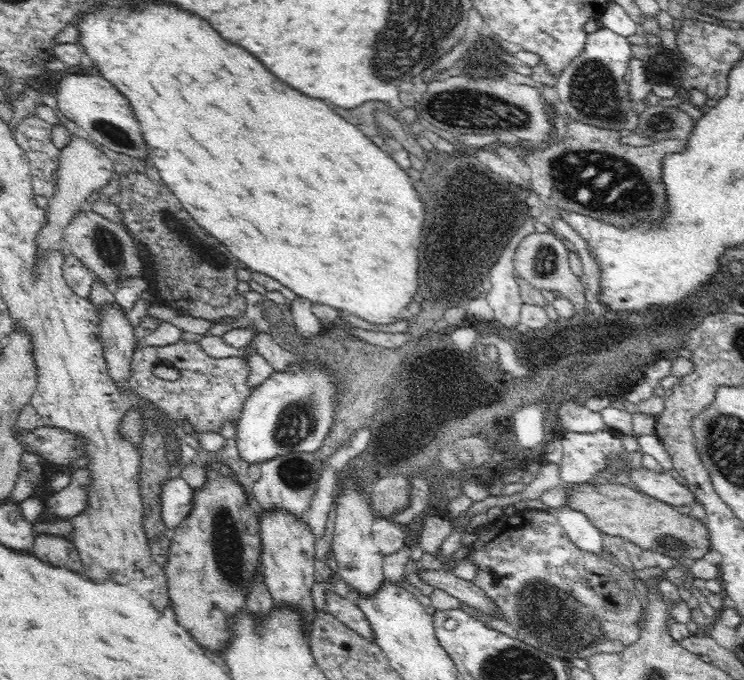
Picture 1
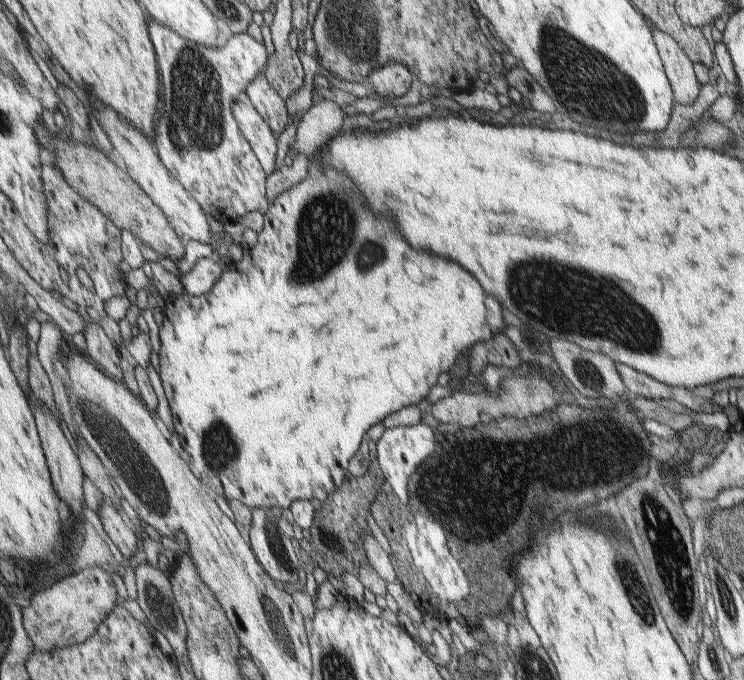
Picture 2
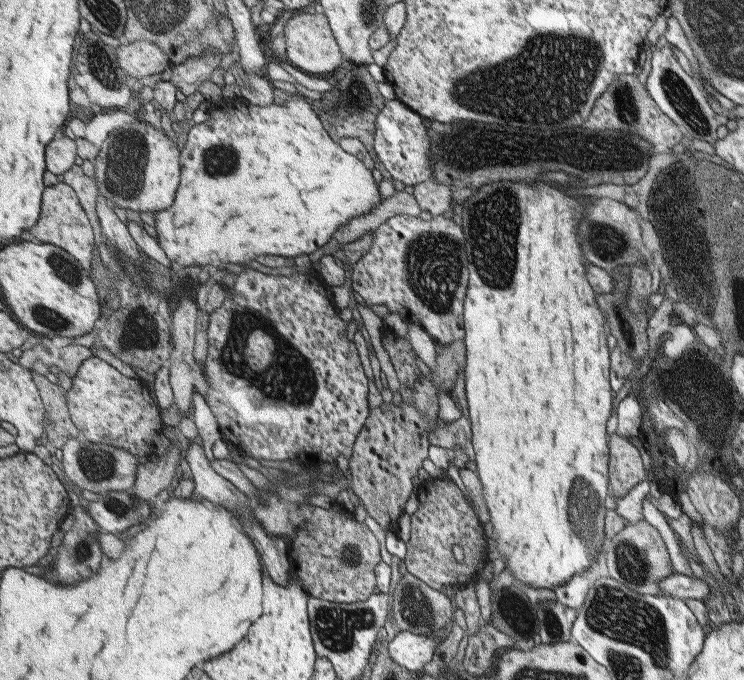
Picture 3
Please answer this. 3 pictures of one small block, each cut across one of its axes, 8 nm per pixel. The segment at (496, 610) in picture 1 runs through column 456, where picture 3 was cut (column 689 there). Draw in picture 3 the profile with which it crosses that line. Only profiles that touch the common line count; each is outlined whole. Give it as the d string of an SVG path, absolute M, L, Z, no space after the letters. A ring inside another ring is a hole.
M672 573L660 581L659 587L664 595L672 596L680 600L696 598L704 601L711 593L711 581L702 581L695 576Z

